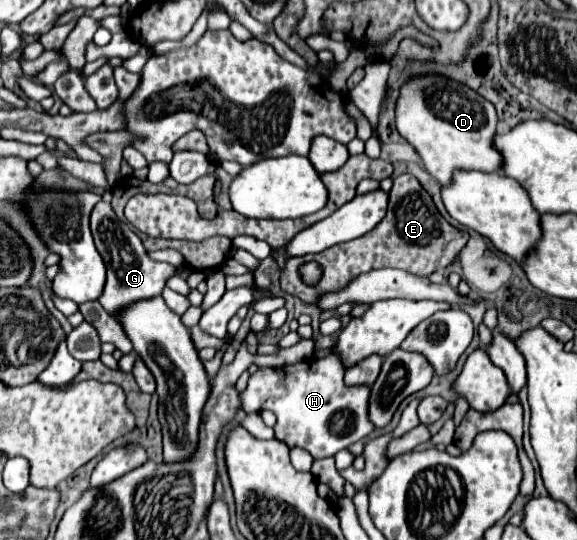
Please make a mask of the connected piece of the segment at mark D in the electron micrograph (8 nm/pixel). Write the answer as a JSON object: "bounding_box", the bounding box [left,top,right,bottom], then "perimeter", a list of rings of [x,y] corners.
{"bounding_box":[396,75,502,183],"perimeter":[[[416,75],[402,87],[396,101],[396,129],[416,149],[424,169],[440,183],[452,179],[454,169],[500,171],[502,155],[492,147],[496,135],[496,109],[474,89],[442,75]]]}

